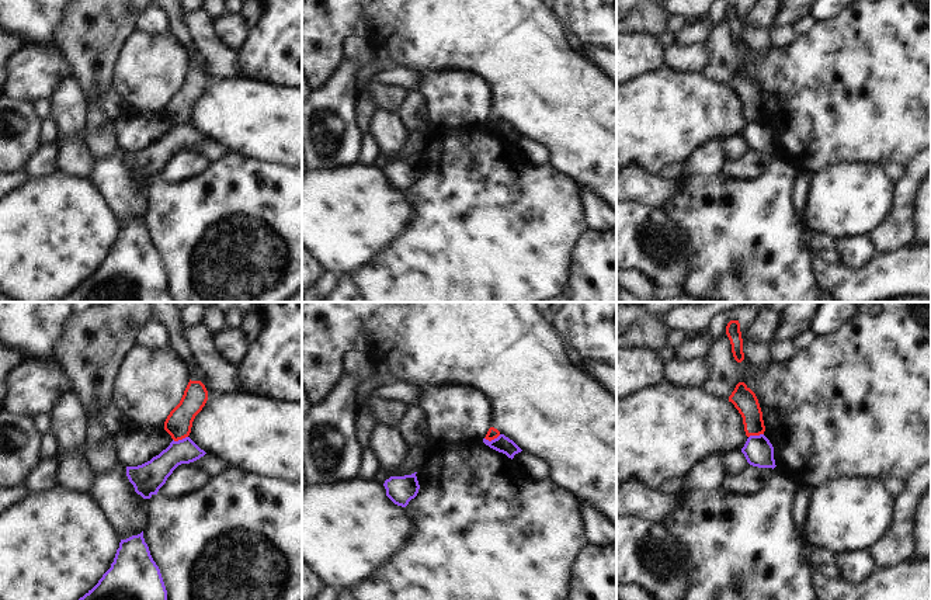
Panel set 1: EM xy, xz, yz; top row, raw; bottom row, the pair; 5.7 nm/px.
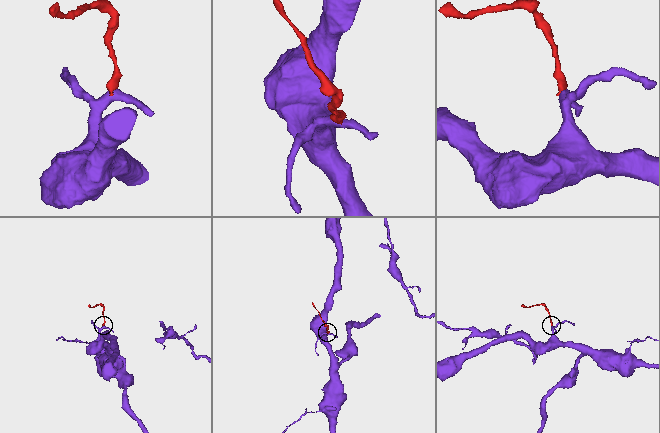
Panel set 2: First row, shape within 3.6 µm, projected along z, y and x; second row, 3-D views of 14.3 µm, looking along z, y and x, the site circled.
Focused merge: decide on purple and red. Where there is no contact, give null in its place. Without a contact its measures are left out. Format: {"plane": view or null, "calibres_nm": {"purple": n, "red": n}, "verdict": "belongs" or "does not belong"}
{"plane": "xz", "calibres_nm": {"purple": 100, "red": 70}, "verdict": "does not belong"}

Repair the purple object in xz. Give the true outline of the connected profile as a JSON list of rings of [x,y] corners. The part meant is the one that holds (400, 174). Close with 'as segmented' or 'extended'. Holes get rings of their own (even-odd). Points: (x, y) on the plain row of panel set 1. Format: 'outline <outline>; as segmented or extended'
outline [[[417,157],[404,162],[390,162],[385,166],[386,181],[397,191],[406,193],[418,178]]]; as segmented

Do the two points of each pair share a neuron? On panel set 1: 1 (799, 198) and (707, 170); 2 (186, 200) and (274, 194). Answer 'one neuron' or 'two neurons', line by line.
1: two neurons
2: one neuron

